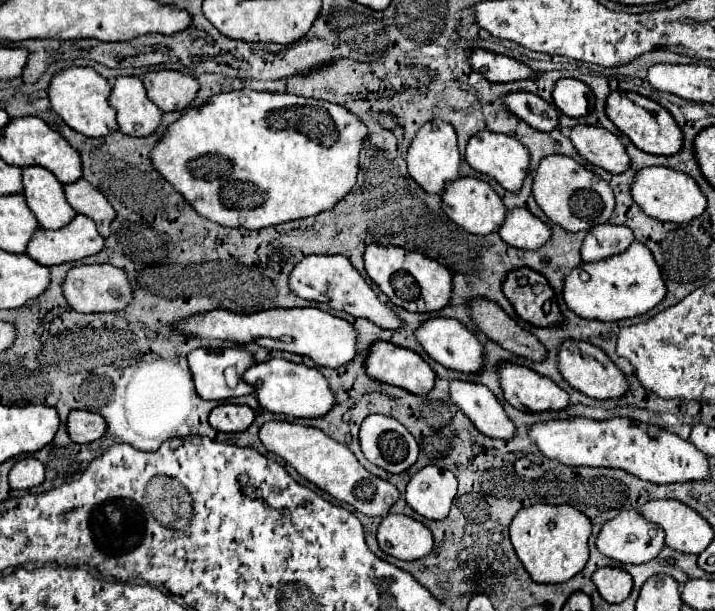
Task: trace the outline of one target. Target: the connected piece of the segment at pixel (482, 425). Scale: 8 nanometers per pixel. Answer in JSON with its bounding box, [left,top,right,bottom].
[450,381,514,439]

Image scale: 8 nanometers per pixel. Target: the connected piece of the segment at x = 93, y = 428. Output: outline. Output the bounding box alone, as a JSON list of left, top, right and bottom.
[66,409,106,443]

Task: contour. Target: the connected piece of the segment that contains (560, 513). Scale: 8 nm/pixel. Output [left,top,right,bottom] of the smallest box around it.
[510,505,590,583]

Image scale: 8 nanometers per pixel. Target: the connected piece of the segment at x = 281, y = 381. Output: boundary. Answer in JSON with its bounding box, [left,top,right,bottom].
[242,359,334,417]

